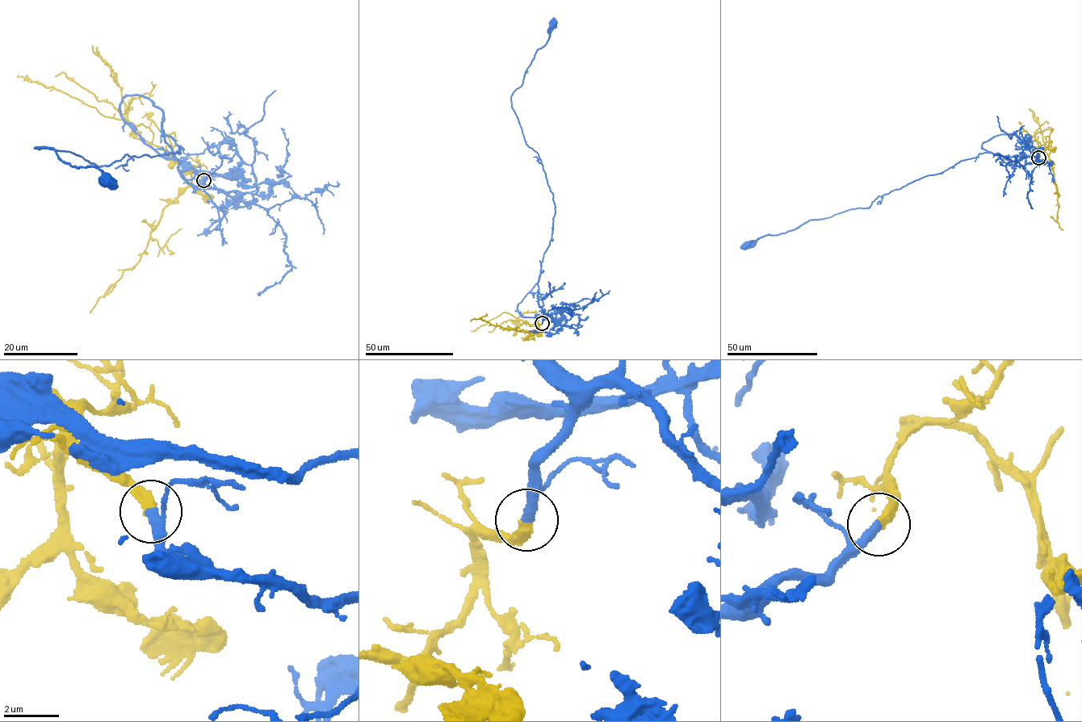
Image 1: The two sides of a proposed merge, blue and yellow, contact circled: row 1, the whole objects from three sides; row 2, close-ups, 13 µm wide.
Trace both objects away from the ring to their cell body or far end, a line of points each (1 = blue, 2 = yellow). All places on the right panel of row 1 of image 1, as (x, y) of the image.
1: (1038, 157), (1015, 165), (999, 155), (980, 153), (878, 196), (866, 207), (811, 219), (744, 245)
2: (1038, 157), (1041, 152), (1037, 147), (1037, 140), (1029, 141), (1029, 139), (1050, 128)

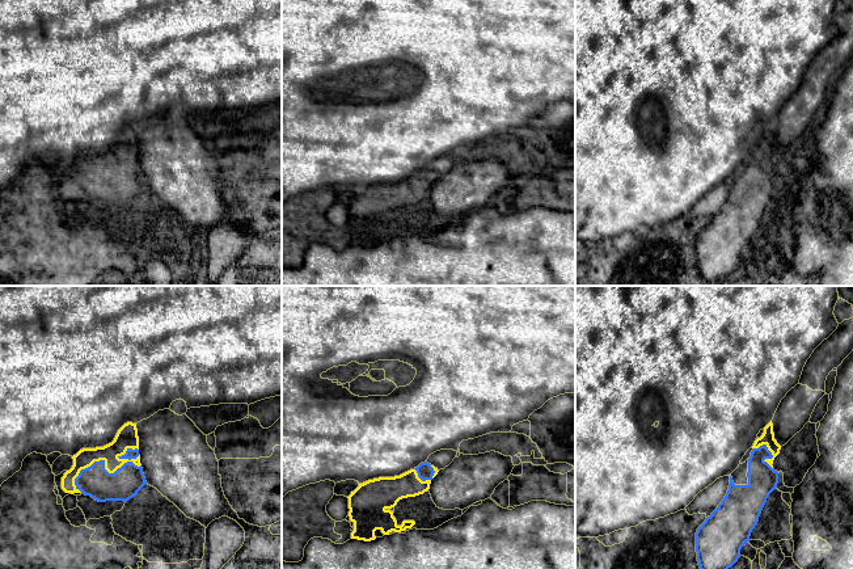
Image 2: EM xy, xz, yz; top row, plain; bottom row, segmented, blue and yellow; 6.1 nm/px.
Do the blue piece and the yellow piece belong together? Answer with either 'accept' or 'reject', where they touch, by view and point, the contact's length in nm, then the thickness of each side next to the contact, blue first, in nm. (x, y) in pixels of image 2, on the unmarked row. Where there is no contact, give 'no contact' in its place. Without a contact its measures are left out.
accept | xy (104, 173) | 460 nm | 190/130 nm

